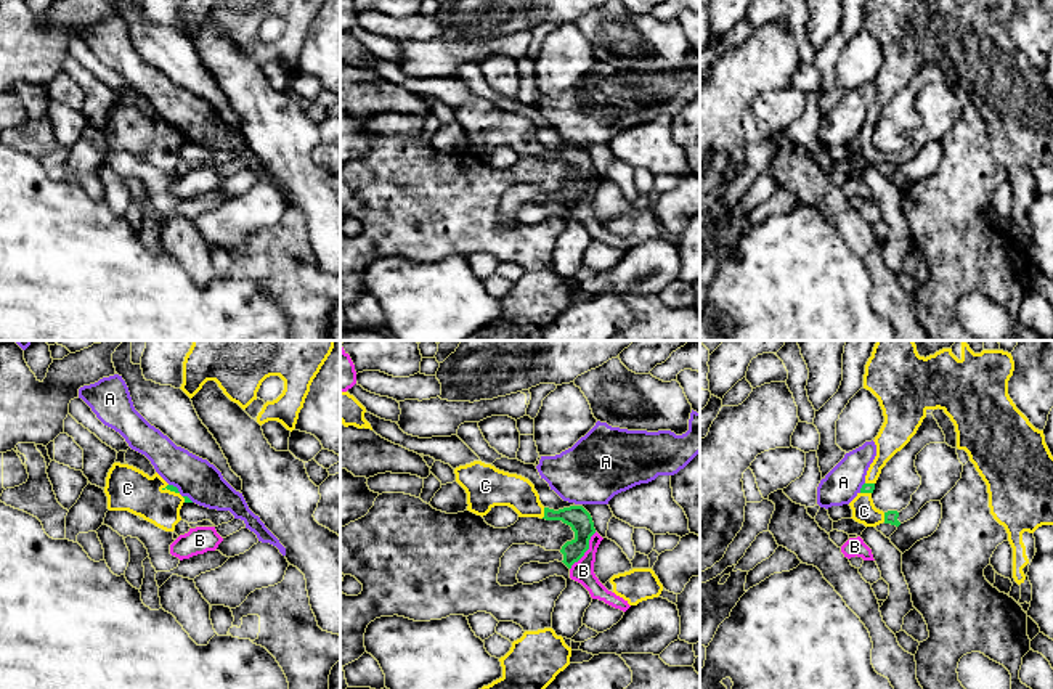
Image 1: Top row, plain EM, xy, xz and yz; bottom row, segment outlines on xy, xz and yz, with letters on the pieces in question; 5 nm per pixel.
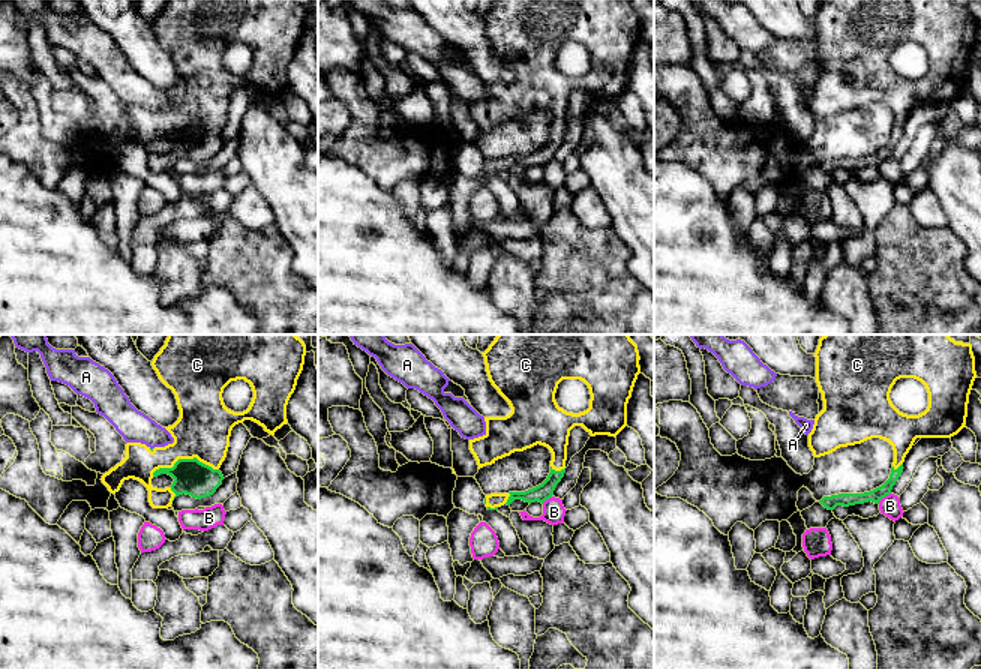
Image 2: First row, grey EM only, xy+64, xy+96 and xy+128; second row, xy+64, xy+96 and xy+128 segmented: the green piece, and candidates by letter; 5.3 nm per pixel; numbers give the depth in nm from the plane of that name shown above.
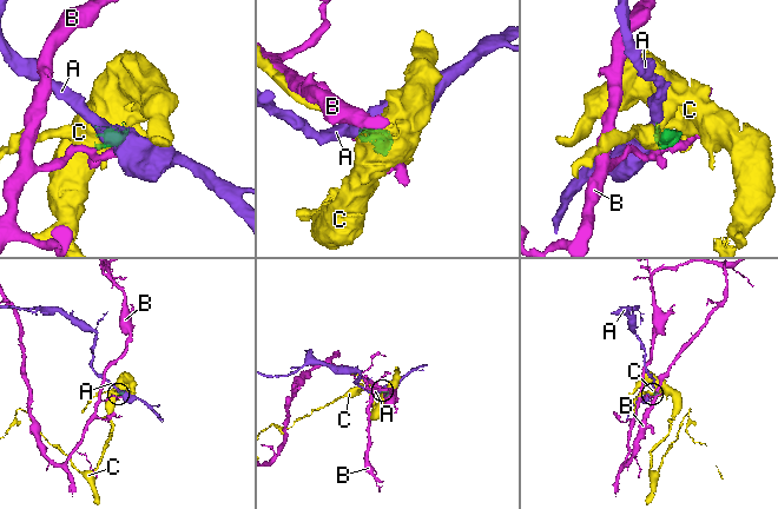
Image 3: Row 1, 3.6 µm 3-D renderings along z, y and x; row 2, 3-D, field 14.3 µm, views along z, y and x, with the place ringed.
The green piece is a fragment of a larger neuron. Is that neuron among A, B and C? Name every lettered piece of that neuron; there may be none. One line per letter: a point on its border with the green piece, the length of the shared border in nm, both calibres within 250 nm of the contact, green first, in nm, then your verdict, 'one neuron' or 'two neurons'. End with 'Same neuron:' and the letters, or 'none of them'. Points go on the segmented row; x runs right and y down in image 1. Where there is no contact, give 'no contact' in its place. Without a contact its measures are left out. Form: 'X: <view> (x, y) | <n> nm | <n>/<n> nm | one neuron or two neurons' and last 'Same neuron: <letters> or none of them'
A: xy (175, 487) | 80 nm | 30/200 nm | two neurons
B: xz (586, 550) | 240 nm | 120/110 nm | two neurons
C: xz (544, 513) | 60 nm | 120/180 nm | one neuron
Same neuron: C

